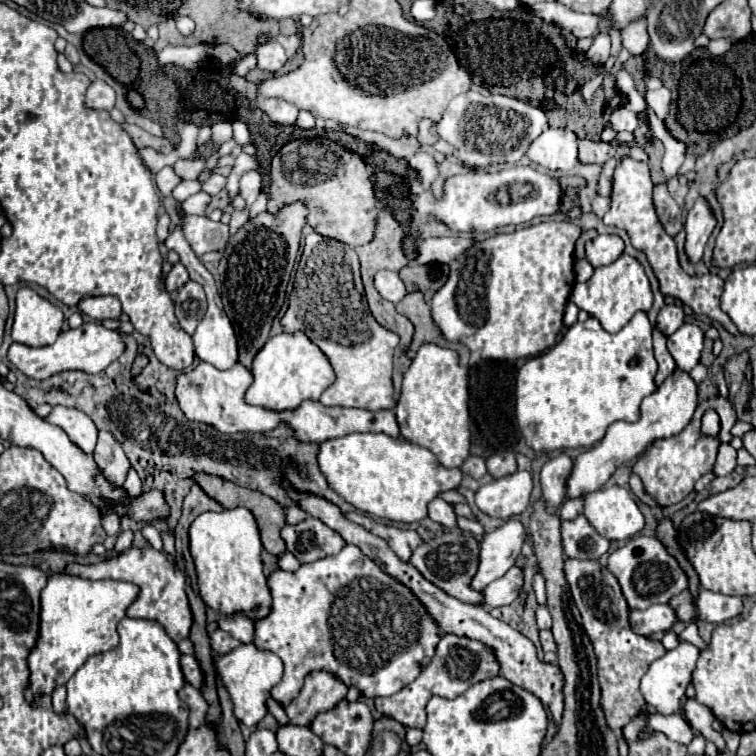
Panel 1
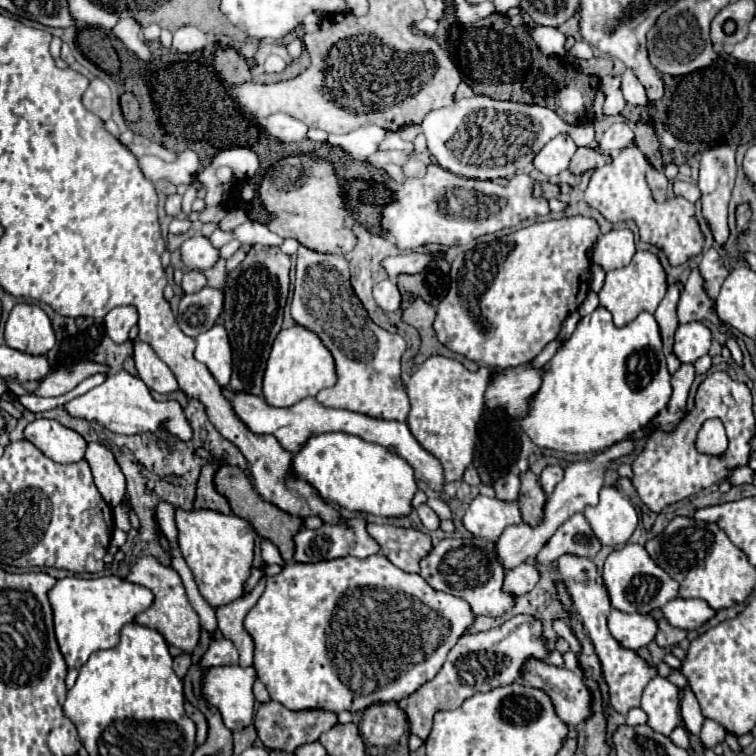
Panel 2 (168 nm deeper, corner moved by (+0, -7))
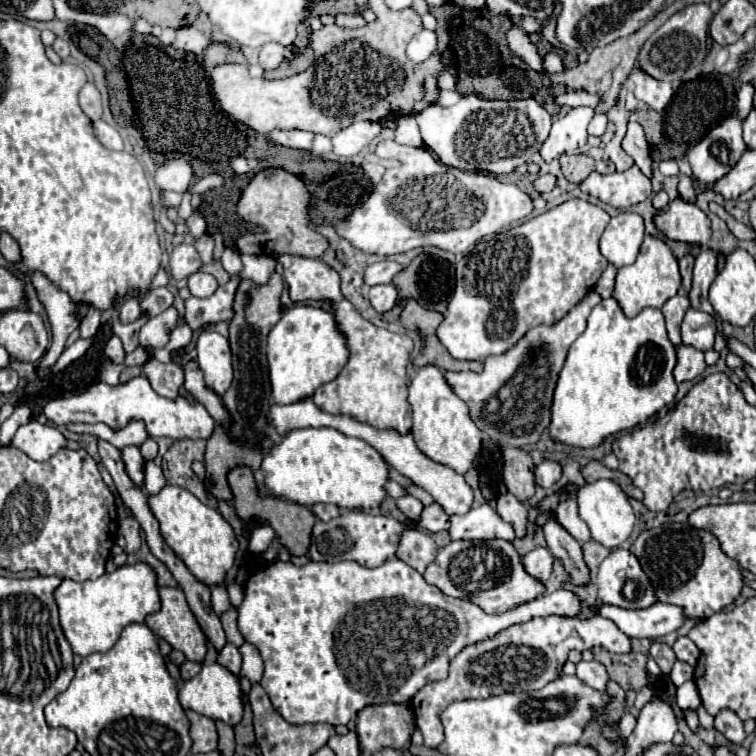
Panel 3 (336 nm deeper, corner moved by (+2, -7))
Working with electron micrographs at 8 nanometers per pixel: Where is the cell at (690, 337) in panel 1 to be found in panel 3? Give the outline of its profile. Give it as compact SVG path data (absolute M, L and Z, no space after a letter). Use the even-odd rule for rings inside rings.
M690 308L682 322L682 342L686 346L694 346L696 350L710 350L714 346L716 320L700 310Z

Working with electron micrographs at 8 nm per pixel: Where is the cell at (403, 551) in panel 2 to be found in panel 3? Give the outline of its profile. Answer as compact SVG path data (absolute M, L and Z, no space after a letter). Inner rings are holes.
M406 528L400 536L400 544L396 550L396 558L418 570L420 574L426 570L426 566L436 558L436 544L434 540L416 528Z

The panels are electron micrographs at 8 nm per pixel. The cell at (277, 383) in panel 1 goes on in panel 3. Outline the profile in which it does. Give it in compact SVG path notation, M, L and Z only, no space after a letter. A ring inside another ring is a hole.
M296 304L286 310L268 336L268 364L272 398L276 404L292 404L308 398L318 386L332 382L348 360L346 338L336 330L334 316L322 308Z

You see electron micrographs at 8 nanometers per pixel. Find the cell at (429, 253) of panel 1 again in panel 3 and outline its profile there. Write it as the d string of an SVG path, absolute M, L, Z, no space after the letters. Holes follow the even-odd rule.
M380 260L380 262L374 262L366 268L366 274L364 274L364 280L366 284L374 286L374 284L390 284L392 278L404 270L402 264L398 262L392 262L392 260Z

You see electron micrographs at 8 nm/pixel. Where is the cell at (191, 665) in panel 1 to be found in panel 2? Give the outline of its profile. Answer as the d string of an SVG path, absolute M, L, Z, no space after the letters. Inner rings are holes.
M180 654L180 656L176 656L176 658L174 658L174 672L176 672L176 676L178 676L178 678L184 678L186 672L188 672L188 668L190 668L190 664L192 664L190 654Z

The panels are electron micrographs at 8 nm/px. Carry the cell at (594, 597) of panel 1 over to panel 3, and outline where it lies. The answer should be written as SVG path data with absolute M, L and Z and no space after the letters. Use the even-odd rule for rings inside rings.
M550 518L550 522L544 526L544 536L554 558L564 564L570 582L574 586L586 586L590 582L590 568L584 562L580 542L576 542L554 518Z

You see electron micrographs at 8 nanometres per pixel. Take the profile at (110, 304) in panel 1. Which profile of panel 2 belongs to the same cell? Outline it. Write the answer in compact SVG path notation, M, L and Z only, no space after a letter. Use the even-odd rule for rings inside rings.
M118 306L110 310L104 318L106 332L110 340L116 344L122 344L128 340L128 332L136 322L138 322L138 312L134 306Z

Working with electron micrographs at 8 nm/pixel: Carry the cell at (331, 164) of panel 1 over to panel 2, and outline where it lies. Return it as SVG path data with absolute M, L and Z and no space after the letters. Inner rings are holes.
M310 154L282 158L268 168L258 194L266 212L284 222L286 236L298 240L302 246L322 254L346 254L354 248L356 238L348 228L350 212L344 206L340 180L330 162Z

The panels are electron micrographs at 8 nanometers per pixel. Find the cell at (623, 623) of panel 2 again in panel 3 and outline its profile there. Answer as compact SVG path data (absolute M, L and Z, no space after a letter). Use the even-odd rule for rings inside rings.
M600 614L590 620L578 620L568 616L532 618L528 622L508 626L508 630L500 630L496 638L486 638L484 642L464 646L464 650L460 650L460 654L450 662L448 678L426 684L410 702L416 728L424 736L424 746L436 748L444 740L440 714L446 710L448 704L468 698L488 698L504 692L538 690L560 676L562 664L566 662L566 656L572 648L582 652L590 650L596 644L610 652L632 650L632 640L610 618L600 618Z

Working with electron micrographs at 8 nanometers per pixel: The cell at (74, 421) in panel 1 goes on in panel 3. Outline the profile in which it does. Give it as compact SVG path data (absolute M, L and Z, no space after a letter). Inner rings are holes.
M30 420L28 424L18 428L18 432L12 438L12 444L24 450L30 458L38 462L46 462L62 448L66 448L68 440L58 428L50 424L40 424L38 420Z

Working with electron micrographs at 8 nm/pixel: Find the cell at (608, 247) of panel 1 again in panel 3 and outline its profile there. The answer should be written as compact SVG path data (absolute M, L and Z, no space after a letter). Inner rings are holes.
M618 214L600 238L602 256L616 268L632 264L644 238L644 222L638 214Z

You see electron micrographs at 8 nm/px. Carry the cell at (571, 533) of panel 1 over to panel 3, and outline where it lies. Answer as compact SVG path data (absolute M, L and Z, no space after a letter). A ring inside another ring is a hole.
M566 500L558 506L556 510L556 522L560 522L560 526L564 526L564 530L568 530L572 534L572 538L576 538L580 544L590 540L590 530L586 526L586 522L578 516L578 506L576 500Z

